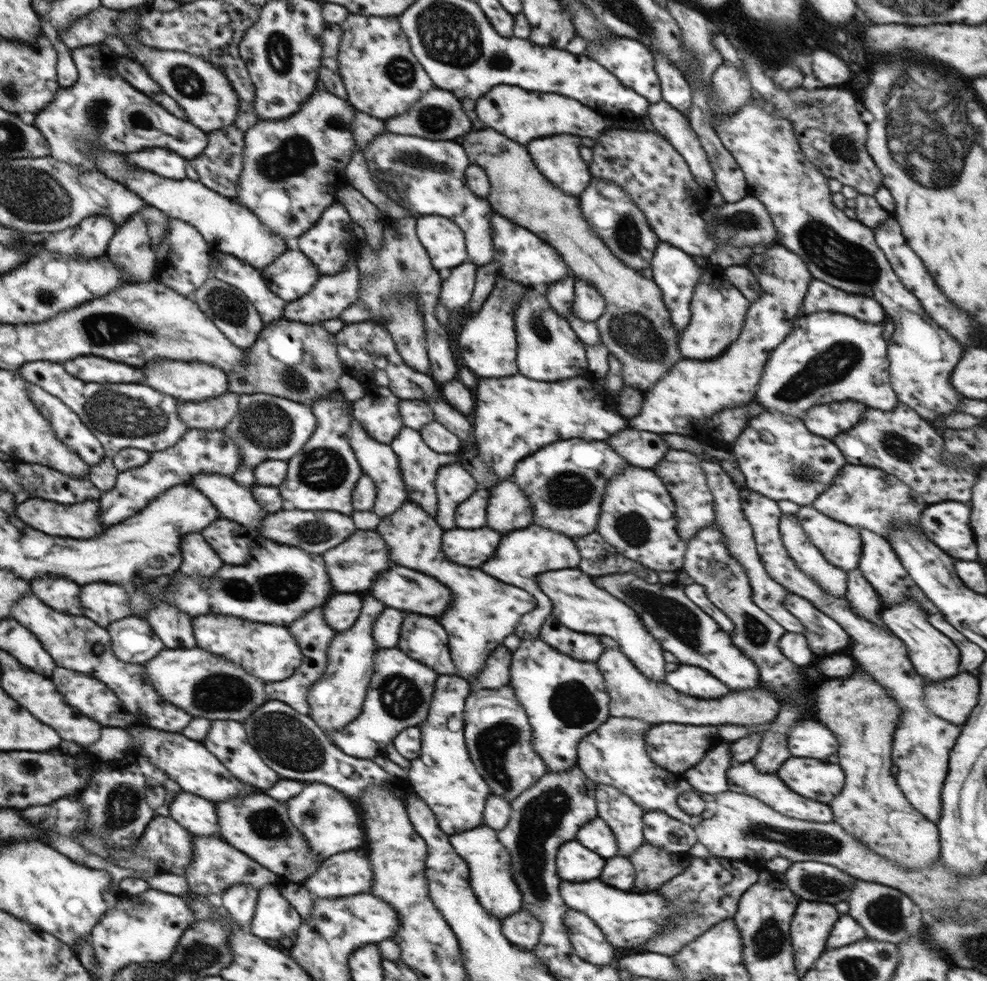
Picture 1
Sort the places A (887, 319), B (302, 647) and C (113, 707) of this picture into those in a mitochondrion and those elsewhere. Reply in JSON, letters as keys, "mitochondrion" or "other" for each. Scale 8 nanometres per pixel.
{"A":"other","B":"other","C":"other"}

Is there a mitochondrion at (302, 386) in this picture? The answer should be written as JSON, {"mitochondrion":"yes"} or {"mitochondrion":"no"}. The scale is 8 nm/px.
{"mitochondrion":"yes"}

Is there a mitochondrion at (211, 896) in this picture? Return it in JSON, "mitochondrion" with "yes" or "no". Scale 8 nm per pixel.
{"mitochondrion":"no"}

